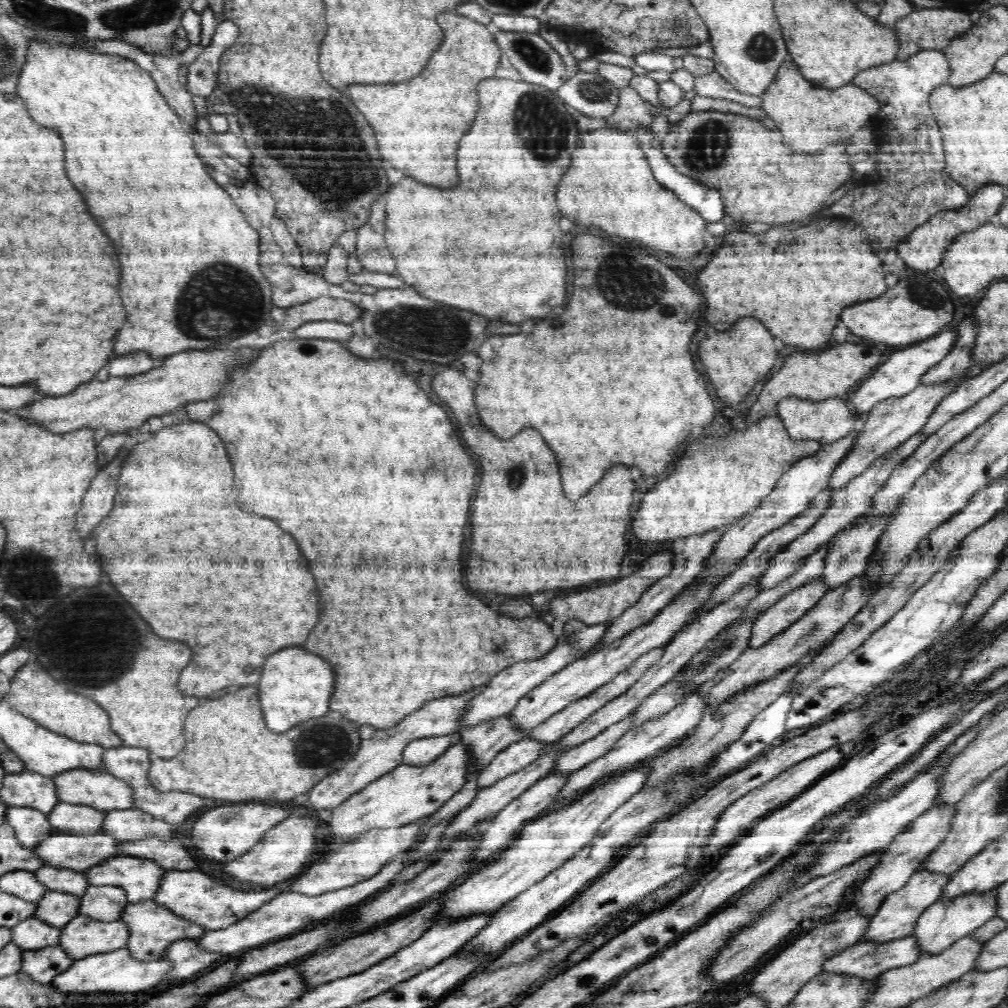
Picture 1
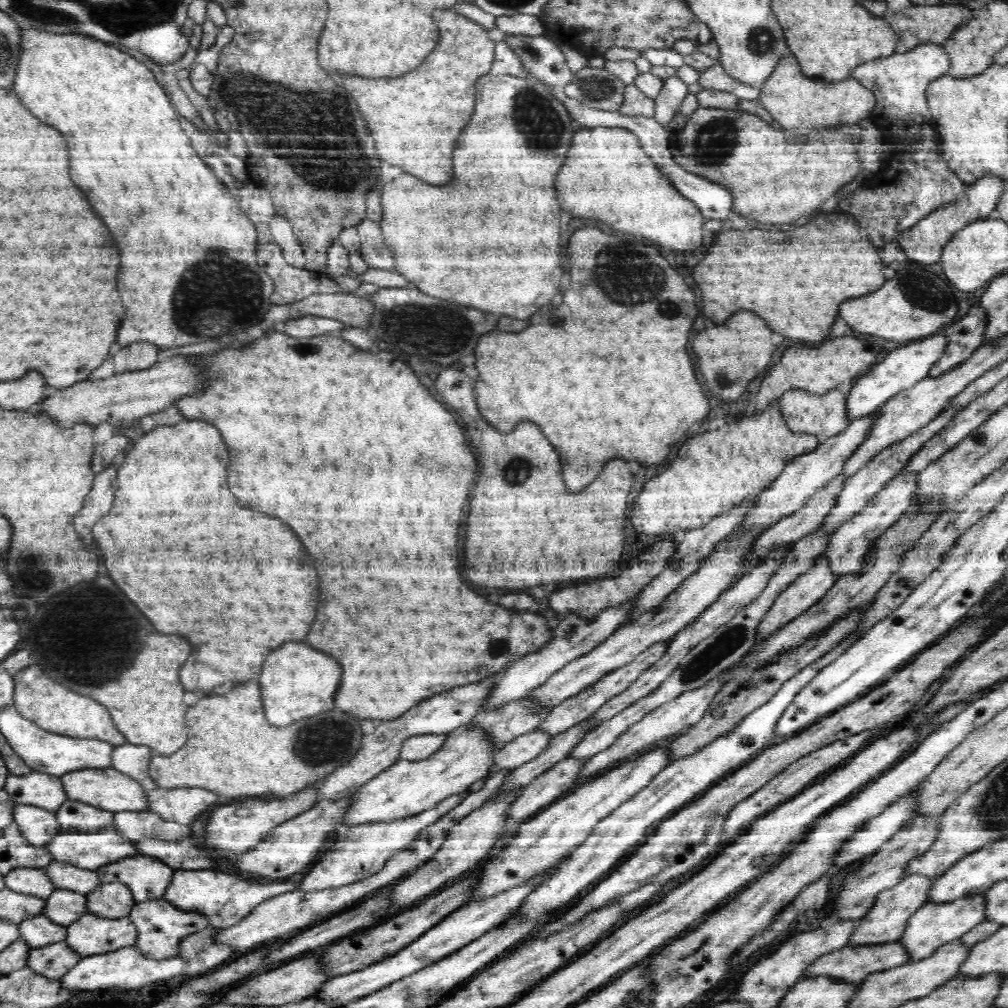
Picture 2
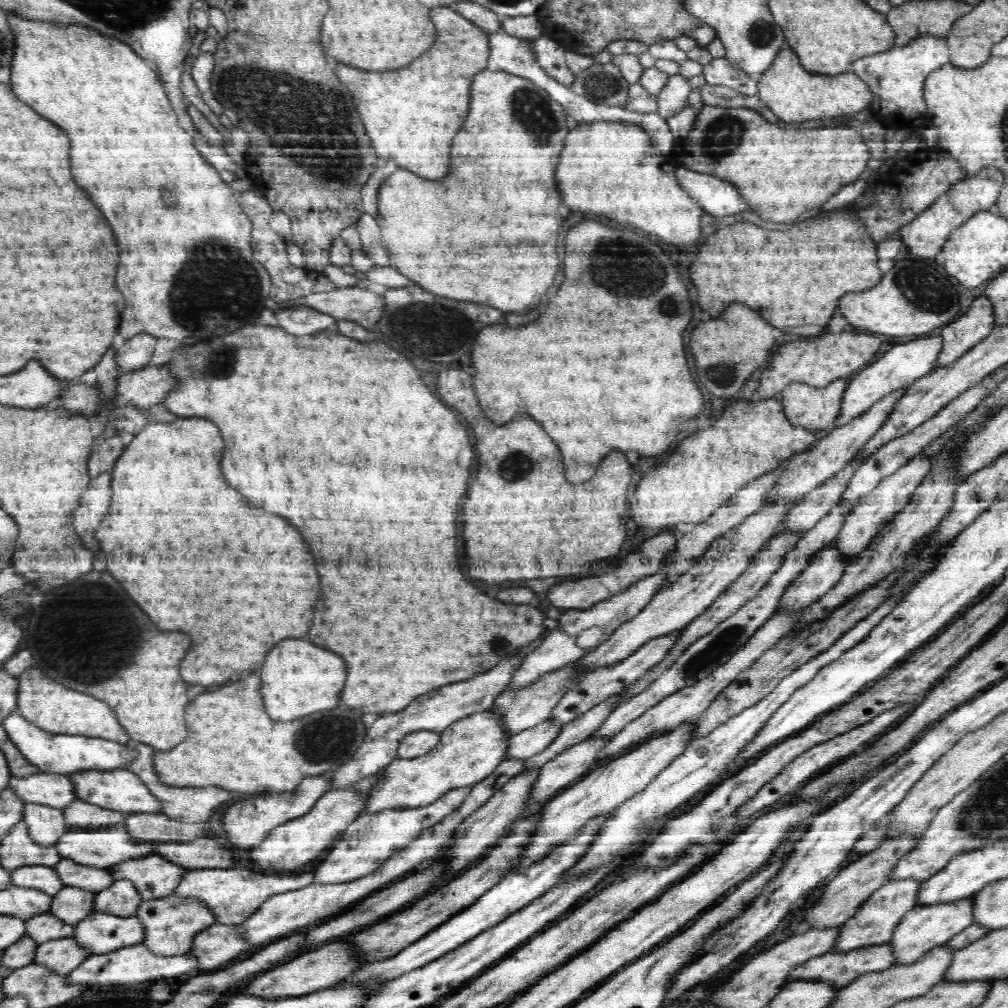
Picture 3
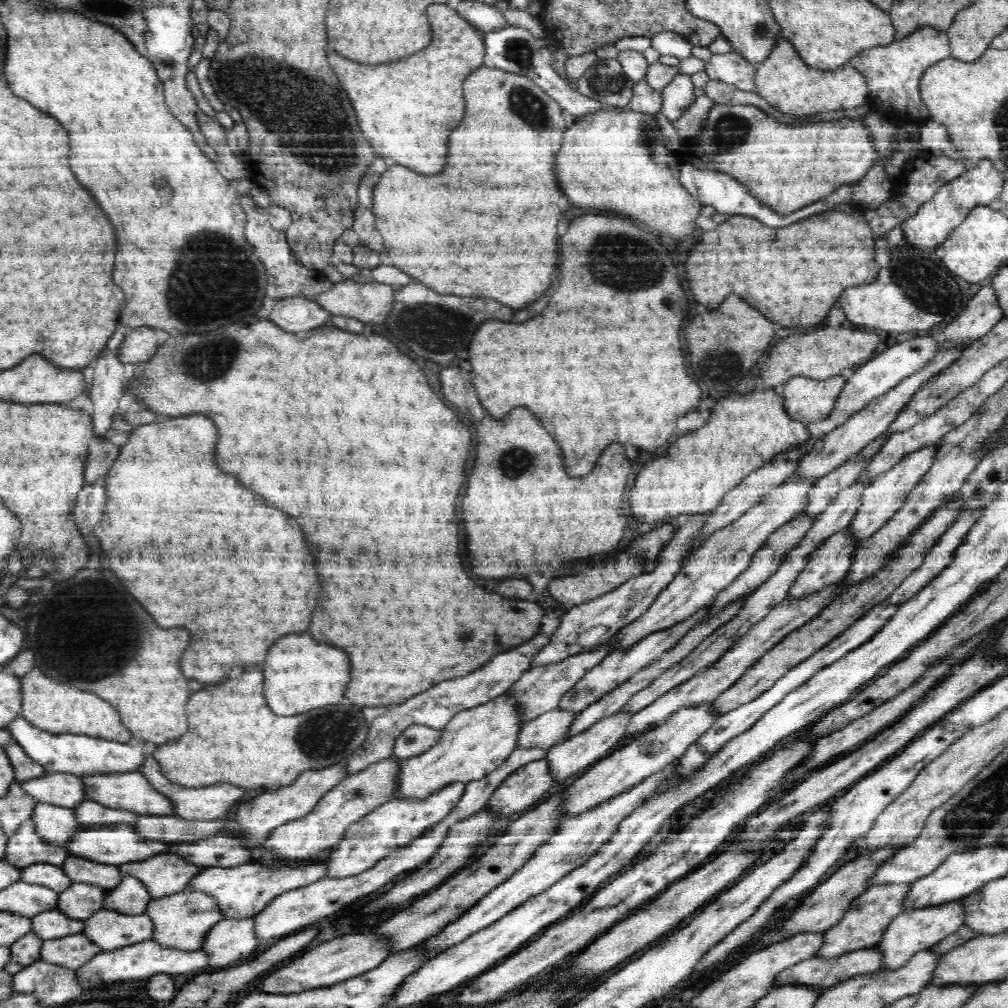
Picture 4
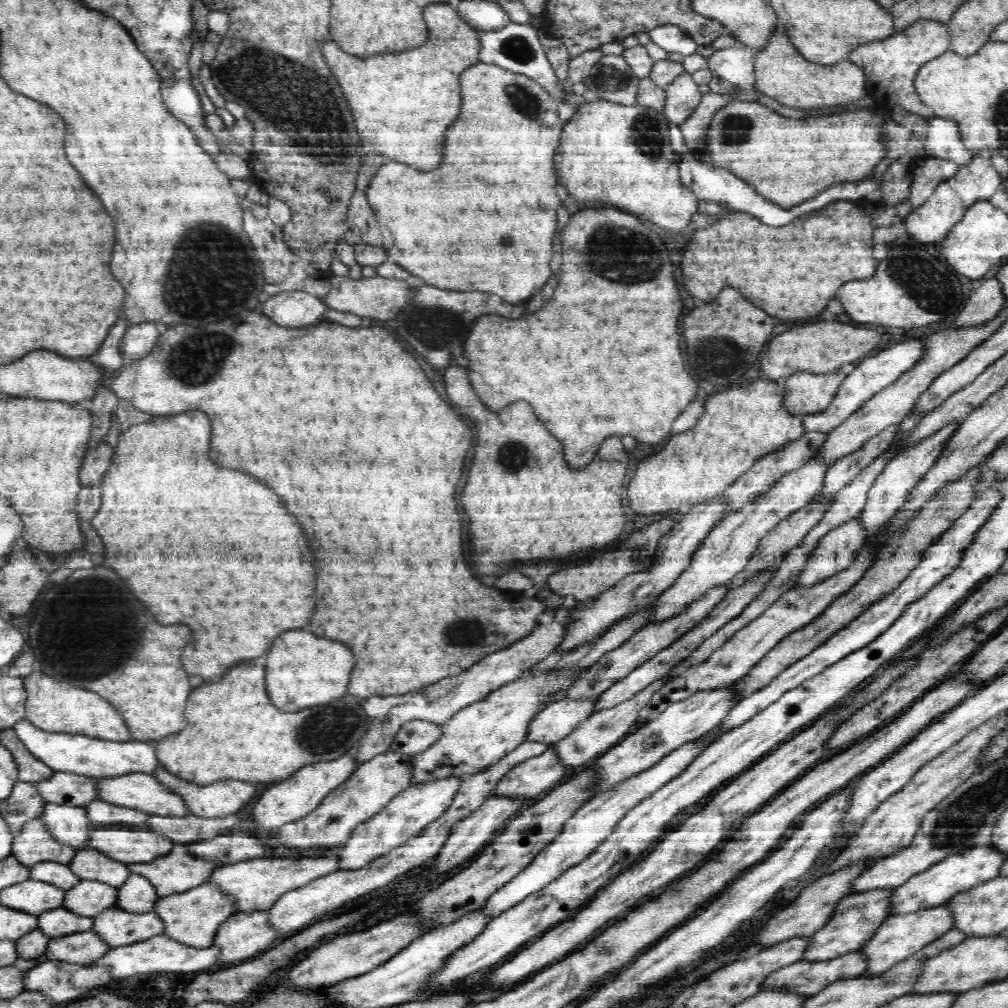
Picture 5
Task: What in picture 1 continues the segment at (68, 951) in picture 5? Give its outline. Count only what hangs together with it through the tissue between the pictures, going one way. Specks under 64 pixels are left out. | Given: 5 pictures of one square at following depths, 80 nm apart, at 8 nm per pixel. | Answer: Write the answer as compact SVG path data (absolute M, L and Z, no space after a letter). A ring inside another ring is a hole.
M56 944L36 950L23 950L21 971L34 982L49 984L54 977L69 969L73 962L71 956Z

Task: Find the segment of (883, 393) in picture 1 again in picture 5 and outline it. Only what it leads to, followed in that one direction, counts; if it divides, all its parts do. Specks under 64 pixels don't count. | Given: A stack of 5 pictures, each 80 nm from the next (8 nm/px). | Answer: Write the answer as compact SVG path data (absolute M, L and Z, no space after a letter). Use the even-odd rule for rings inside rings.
M906 340L902 344L878 351L876 355L870 355L870 358L864 358L864 362L856 364L853 371L846 375L838 392L835 393L834 400L823 410L822 413L808 413L801 417L802 426L805 431L829 432L836 426L842 424L849 416L854 415L869 400L874 393L880 392L886 388L888 384L892 384L894 380L898 380L898 376L902 376L903 372L910 369L916 361L919 360L923 353L924 342L920 340Z

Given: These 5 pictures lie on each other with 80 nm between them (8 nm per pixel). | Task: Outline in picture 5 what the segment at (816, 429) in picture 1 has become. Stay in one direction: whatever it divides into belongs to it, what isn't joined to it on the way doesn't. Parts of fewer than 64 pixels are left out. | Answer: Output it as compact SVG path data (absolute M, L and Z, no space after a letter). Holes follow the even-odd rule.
M800 369L784 380L783 404L796 418L808 413L822 413L834 400L844 378L846 375L840 369L826 373Z

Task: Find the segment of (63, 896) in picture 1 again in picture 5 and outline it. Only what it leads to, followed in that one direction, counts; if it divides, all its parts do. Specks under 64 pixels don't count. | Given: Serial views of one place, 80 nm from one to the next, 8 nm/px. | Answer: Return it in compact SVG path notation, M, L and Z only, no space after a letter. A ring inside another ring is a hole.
M81 880L74 888L66 890L66 899L62 903L62 907L82 916L96 917L97 914L116 904L118 889L117 886L108 885L102 881Z

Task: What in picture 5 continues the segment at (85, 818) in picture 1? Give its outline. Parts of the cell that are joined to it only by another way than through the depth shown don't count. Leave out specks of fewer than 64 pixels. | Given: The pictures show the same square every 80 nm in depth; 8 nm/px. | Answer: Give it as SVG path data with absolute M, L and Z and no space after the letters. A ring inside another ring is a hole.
M100 798L84 808L89 812L90 822L97 827L102 826L143 826L150 822L153 814L146 814L142 810L126 808L126 806L114 805Z

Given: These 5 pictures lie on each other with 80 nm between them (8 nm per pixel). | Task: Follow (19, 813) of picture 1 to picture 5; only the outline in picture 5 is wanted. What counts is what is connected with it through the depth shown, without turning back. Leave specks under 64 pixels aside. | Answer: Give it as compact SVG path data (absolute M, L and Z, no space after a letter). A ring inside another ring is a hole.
M48 803L45 815L40 819L54 837L75 849L90 844L92 832L95 830L88 810L77 805Z

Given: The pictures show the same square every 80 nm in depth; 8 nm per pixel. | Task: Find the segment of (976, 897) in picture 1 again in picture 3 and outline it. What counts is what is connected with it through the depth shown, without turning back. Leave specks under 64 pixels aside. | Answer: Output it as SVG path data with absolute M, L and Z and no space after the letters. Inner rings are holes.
M971 897L965 899L955 899L954 902L938 903L935 905L918 905L894 928L890 941L887 942L891 948L891 956L896 965L910 965L918 960L923 953L930 952L930 949L938 945L944 945L952 936L960 934L964 928L972 926L973 916L971 916Z

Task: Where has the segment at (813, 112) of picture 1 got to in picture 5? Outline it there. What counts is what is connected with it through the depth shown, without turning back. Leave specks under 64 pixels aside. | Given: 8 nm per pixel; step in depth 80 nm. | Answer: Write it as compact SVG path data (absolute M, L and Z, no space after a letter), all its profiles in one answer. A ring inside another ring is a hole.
M777 25L767 38L767 44L763 46L754 57L755 88L776 102L796 108L798 110L821 108L822 106L844 105L848 102L860 100L866 95L866 75L864 71L850 60L839 61L834 65L816 65L814 62L806 61L799 50L791 43L789 36L783 27Z

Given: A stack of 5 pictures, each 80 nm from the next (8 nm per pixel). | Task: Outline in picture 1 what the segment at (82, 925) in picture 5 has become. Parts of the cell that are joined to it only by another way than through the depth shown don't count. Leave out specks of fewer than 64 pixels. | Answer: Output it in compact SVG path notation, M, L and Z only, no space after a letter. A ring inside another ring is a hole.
M34 916L21 920L12 929L11 943L21 948L22 951L56 945L61 936L60 928L54 928L52 924L46 924L44 920L38 920Z

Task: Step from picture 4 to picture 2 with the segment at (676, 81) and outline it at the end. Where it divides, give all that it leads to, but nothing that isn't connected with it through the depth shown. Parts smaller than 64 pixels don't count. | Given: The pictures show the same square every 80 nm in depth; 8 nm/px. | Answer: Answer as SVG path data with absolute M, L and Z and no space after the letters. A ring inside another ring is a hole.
M677 76L667 78L654 99L654 118L664 127L677 114L682 100L688 94L688 84Z

